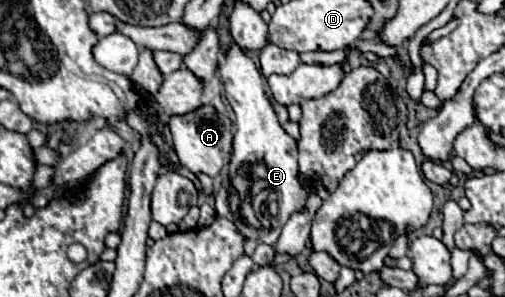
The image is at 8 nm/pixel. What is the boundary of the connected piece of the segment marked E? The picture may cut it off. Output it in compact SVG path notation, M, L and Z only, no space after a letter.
M231 43L225 53L225 61L217 71L221 75L227 101L237 117L237 133L233 137L233 151L227 163L229 185L221 185L215 191L215 209L219 217L233 221L243 237L275 245L287 217L303 209L303 201L307 197L297 181L297 143L279 125L265 95L261 71L237 43Z

